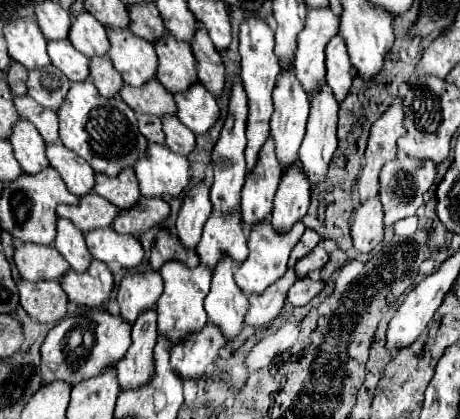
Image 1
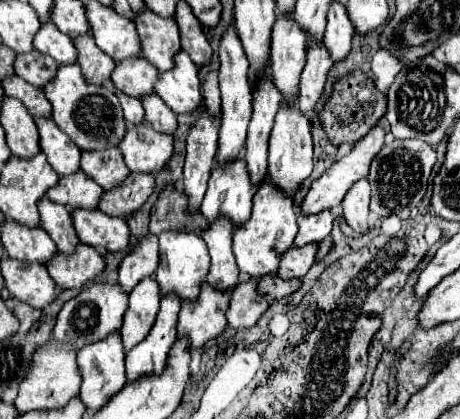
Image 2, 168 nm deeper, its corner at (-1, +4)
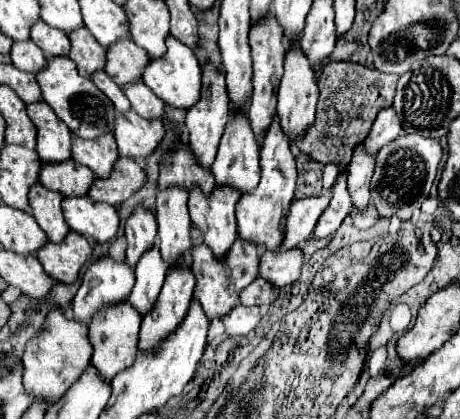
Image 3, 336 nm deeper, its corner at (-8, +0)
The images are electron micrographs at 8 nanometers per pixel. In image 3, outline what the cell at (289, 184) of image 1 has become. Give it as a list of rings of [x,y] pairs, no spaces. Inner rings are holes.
[[[292,42],[286,48],[286,58],[284,58],[284,74],[280,78],[278,86],[278,114],[282,122],[284,134],[292,140],[298,134],[302,134],[312,122],[314,122],[314,112],[316,112],[316,102],[318,102],[318,84],[316,84],[316,72],[312,70],[304,50],[300,48],[298,42]]]

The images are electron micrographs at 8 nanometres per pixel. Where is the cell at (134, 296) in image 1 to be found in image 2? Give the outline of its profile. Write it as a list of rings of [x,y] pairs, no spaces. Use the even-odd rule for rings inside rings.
[[[147,234],[141,238],[139,246],[125,256],[125,260],[119,266],[119,284],[123,292],[131,292],[141,280],[155,276],[159,266],[159,246],[157,238],[153,234]]]

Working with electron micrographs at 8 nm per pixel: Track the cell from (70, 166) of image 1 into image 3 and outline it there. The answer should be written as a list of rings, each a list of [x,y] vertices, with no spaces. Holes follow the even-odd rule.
[[[34,102],[26,106],[30,120],[34,122],[36,134],[36,152],[44,162],[62,162],[70,158],[70,138],[72,132],[60,118],[56,118],[54,110],[44,102]]]

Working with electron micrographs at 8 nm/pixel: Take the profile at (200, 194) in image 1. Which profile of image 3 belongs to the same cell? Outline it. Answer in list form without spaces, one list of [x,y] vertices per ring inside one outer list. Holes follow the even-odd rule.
[[[206,62],[202,66],[202,94],[200,100],[188,110],[186,114],[186,128],[190,132],[190,148],[194,150],[198,162],[204,168],[210,168],[214,158],[216,158],[216,150],[220,144],[220,138],[224,134],[224,126],[230,120],[230,98],[226,94],[226,84],[224,84],[224,72],[216,66],[212,66],[212,62]]]

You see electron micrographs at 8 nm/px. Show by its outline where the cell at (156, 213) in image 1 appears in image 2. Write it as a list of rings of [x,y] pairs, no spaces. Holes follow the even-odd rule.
[[[133,174],[117,186],[117,190],[109,190],[103,194],[99,202],[99,210],[117,216],[117,218],[129,218],[135,214],[155,192],[155,178],[151,174]]]

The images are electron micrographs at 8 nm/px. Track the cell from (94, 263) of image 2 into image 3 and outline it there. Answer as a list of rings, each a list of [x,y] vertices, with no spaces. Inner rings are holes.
[[[70,230],[60,244],[46,242],[36,256],[54,280],[72,284],[78,278],[80,268],[92,258],[92,244],[78,232]]]

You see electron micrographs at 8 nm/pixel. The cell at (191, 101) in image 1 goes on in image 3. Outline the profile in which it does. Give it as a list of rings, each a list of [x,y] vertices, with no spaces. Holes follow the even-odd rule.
[[[168,36],[166,40],[166,54],[162,58],[150,58],[142,72],[142,82],[166,104],[176,106],[176,108],[192,108],[198,98],[200,98],[200,88],[202,88],[202,70],[200,62],[196,60],[194,52],[182,44],[180,40]]]

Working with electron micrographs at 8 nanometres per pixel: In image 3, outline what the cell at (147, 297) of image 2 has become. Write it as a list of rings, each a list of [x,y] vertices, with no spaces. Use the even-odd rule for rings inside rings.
[[[154,244],[150,250],[146,250],[138,264],[136,264],[136,284],[128,296],[132,306],[140,314],[146,314],[146,310],[152,310],[156,296],[160,294],[160,286],[164,284],[168,272],[168,264],[160,256],[160,248]]]

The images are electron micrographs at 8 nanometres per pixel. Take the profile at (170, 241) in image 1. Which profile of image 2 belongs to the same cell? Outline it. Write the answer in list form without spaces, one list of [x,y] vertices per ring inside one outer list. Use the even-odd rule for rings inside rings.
[[[165,188],[151,210],[149,232],[159,236],[163,230],[171,230],[171,232],[187,232],[201,236],[207,230],[207,226],[209,224],[205,222],[201,212],[189,214],[185,206],[185,196],[179,190]]]

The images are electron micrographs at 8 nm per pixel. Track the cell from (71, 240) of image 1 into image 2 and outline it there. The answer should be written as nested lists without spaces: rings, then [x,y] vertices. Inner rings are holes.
[[[43,198],[39,202],[39,214],[41,214],[41,228],[47,230],[47,234],[57,244],[59,252],[73,254],[75,248],[79,246],[79,238],[73,226],[71,212],[65,206]]]

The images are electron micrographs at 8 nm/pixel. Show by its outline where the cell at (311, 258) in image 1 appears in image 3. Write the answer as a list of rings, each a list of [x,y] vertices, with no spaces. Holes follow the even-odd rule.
[[[282,250],[282,252],[264,251],[259,255],[258,276],[282,288],[300,276],[300,266],[304,258],[300,250]]]

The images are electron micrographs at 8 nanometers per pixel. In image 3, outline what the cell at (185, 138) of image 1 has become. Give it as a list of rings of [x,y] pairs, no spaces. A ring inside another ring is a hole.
[[[142,82],[122,86],[122,92],[130,100],[132,110],[136,110],[140,116],[144,116],[144,118],[162,118],[164,102],[160,102],[152,94],[152,90],[148,90],[148,86],[144,86]]]

